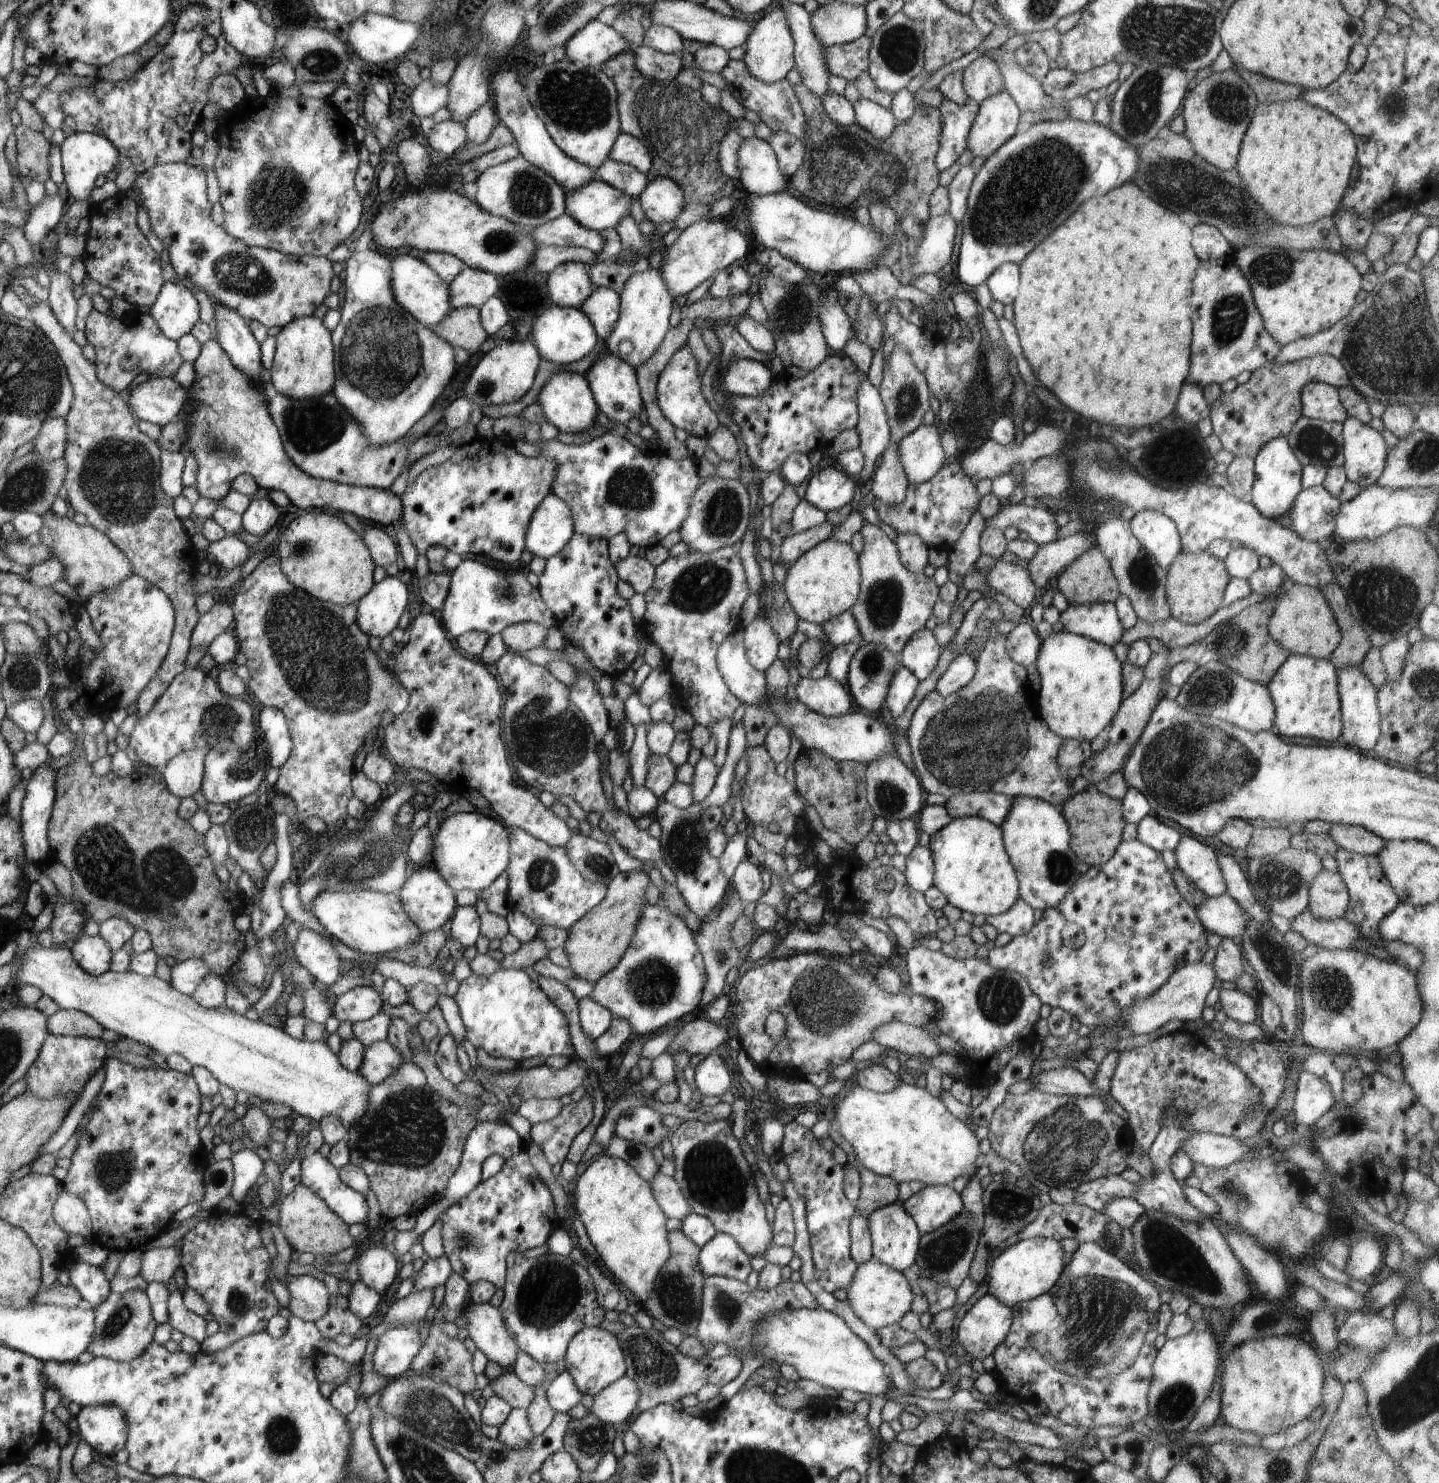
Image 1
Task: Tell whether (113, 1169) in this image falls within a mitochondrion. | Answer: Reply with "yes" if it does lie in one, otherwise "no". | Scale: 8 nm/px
yes

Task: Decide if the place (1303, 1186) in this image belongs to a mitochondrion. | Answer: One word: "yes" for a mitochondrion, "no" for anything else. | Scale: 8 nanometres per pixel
no

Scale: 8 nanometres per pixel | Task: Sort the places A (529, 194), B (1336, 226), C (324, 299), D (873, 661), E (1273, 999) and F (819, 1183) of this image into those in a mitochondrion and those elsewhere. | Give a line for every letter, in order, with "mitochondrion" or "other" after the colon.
A: mitochondrion
B: other
C: other
D: mitochondrion
E: other
F: mitochondrion

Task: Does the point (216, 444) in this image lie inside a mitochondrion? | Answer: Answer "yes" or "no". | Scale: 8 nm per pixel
yes

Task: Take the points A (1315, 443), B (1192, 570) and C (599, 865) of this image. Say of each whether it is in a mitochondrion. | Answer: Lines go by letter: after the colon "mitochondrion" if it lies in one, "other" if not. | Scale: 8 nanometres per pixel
A: mitochondrion
B: other
C: mitochondrion

